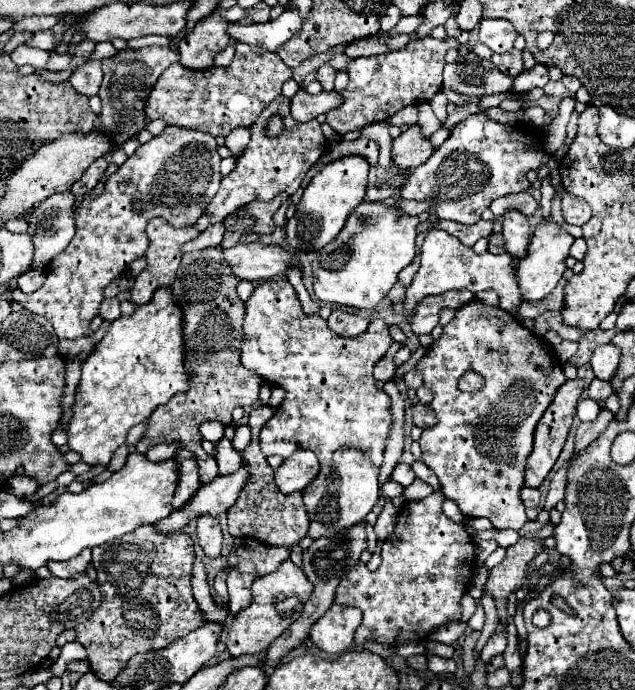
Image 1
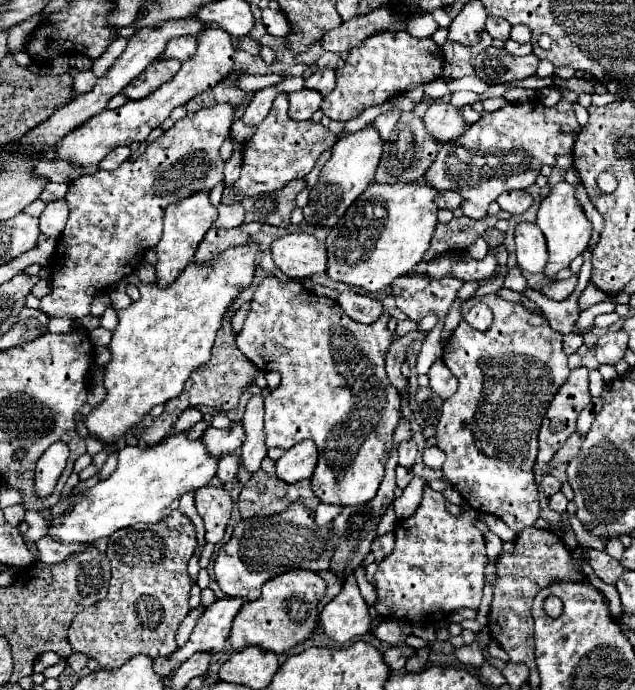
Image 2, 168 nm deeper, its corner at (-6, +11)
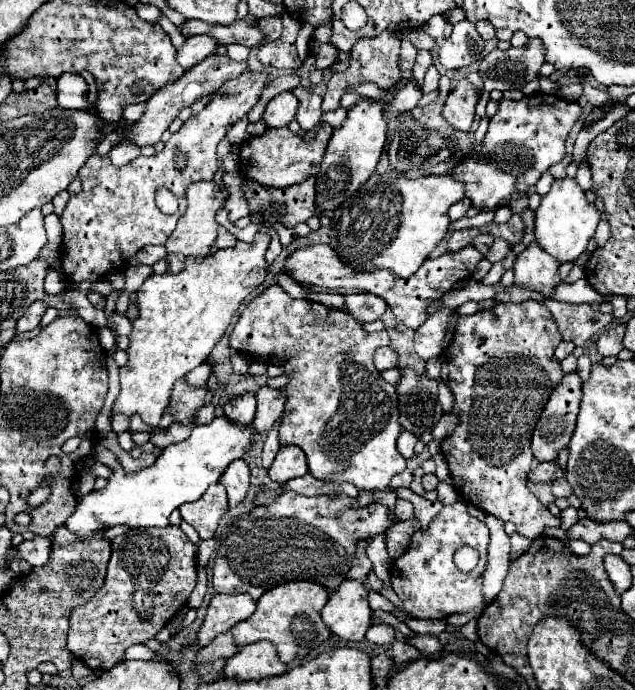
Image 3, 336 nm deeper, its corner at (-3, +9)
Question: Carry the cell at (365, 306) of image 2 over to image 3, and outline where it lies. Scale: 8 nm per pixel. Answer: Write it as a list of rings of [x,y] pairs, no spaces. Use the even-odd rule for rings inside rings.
[[[350,294],[346,296],[346,308],[358,322],[372,322],[386,312],[388,304],[376,294]]]

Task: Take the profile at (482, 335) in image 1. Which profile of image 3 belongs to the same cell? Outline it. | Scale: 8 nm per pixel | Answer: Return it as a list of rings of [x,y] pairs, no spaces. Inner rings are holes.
[[[526,300],[520,304],[502,302],[492,310],[478,310],[472,316],[462,316],[456,324],[450,346],[440,354],[442,380],[454,394],[454,412],[460,416],[460,424],[452,436],[442,442],[442,452],[448,462],[454,486],[458,494],[476,508],[490,512],[492,516],[516,524],[516,532],[528,538],[538,538],[546,526],[560,526],[562,518],[552,516],[548,508],[528,490],[526,474],[534,460],[530,450],[532,430],[542,414],[552,390],[560,384],[564,372],[554,356],[554,348],[560,344],[558,326],[550,310],[536,302]]]

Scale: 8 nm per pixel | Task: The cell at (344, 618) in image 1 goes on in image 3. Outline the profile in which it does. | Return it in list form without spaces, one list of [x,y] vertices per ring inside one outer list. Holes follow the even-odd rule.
[[[344,580],[322,608],[322,620],[332,634],[342,640],[358,642],[370,628],[372,610],[368,606],[368,588],[358,580]]]

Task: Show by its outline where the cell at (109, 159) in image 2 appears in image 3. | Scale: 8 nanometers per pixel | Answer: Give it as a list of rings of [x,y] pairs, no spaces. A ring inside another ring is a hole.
[[[122,142],[110,152],[110,160],[114,166],[124,166],[132,162],[136,156],[140,156],[140,146],[132,146],[132,142]]]

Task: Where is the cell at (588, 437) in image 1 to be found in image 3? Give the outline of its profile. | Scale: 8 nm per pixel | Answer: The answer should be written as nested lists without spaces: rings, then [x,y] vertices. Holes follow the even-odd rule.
[[[542,462],[542,464],[538,464],[536,470],[530,472],[528,480],[530,482],[550,482],[556,470],[558,470],[558,464],[556,462]]]

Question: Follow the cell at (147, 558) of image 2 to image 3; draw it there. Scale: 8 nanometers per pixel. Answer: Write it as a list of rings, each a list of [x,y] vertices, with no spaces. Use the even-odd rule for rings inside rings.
[[[178,526],[164,528],[134,528],[124,536],[112,540],[112,558],[108,562],[108,574],[104,586],[84,606],[72,610],[68,628],[68,650],[92,670],[110,670],[120,660],[126,648],[132,644],[144,644],[154,638],[158,630],[166,626],[188,602],[190,592],[196,586],[196,546],[186,538]]]

